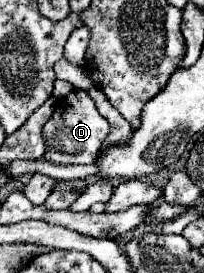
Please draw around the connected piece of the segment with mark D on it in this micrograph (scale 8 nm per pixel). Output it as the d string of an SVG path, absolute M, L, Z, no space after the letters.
M72 91L64 101L54 109L54 115L44 125L46 153L44 159L54 165L88 165L94 163L94 157L110 133L110 123L98 113L92 97L86 91Z

